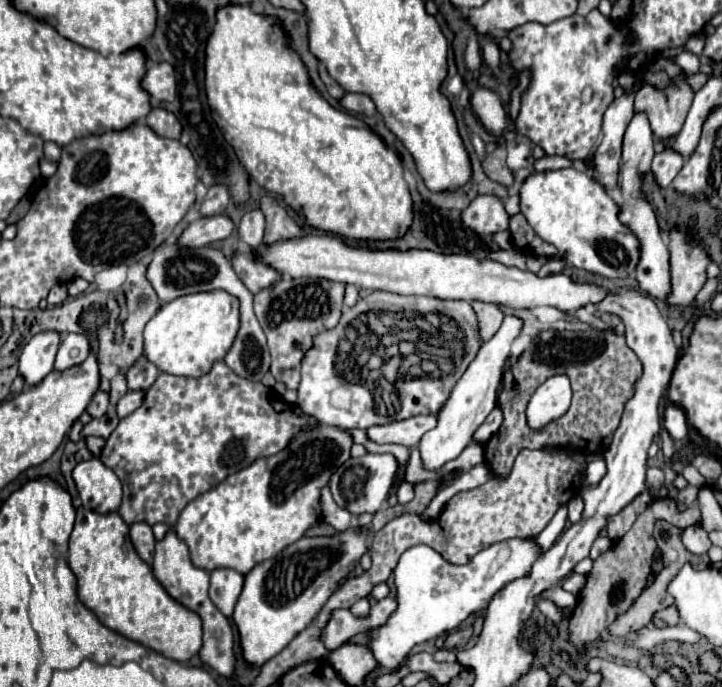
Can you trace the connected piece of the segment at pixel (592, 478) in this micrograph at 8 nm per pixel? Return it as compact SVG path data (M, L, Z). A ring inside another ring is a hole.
M592 461L584 469L584 485L594 487L600 483L600 479L606 475L606 463L604 461Z

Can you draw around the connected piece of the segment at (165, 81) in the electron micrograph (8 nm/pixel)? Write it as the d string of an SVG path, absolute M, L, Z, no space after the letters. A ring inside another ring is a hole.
M156 63L146 71L142 81L144 89L158 101L174 101L176 97L176 77L170 63Z

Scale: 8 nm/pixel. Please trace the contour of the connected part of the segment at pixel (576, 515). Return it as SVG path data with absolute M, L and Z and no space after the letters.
M574 497L574 499L568 503L567 508L568 520L572 521L572 523L578 523L578 521L582 519L582 509L584 509L582 499L580 499L580 497Z

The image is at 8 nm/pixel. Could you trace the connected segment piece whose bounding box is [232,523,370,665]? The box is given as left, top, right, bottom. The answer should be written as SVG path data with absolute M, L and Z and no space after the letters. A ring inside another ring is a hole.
M352 523L346 531L338 531L332 537L302 537L276 557L254 565L244 575L244 589L232 615L238 625L244 659L252 665L262 665L280 653L324 607L332 595L332 583L346 579L368 551L364 529Z

